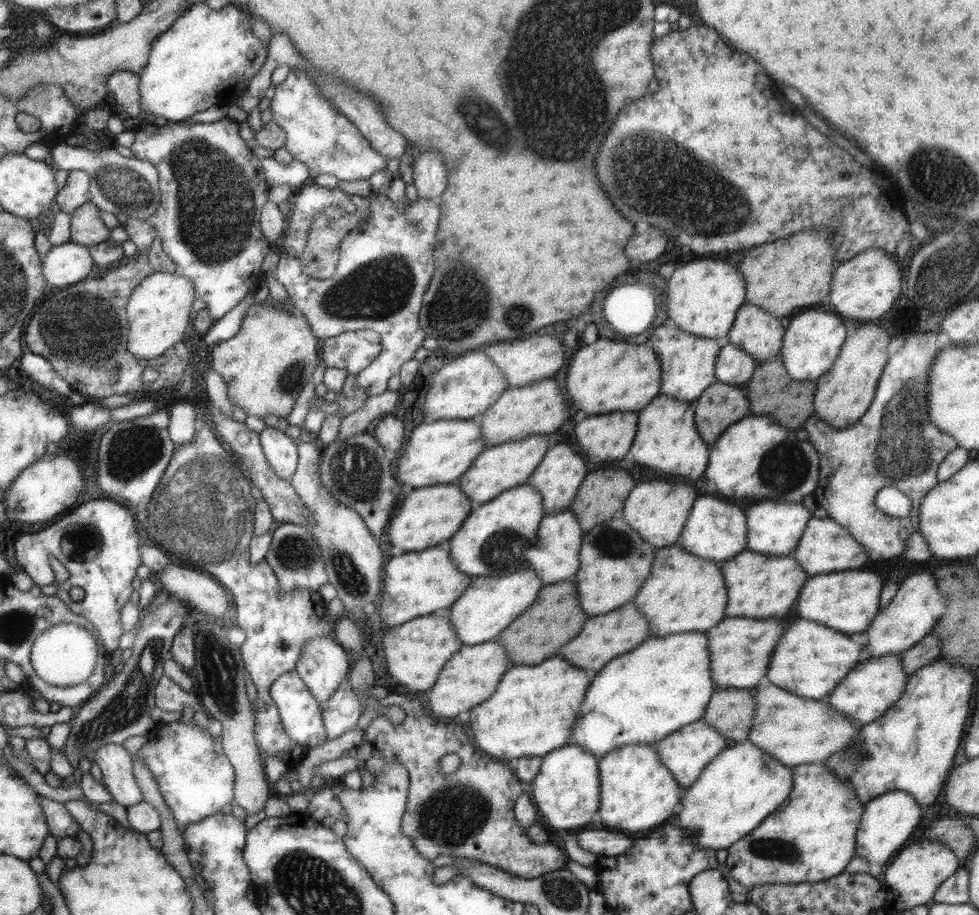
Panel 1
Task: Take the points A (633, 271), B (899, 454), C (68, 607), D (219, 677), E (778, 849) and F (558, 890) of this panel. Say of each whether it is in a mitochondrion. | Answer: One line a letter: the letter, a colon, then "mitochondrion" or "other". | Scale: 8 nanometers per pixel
A: other
B: mitochondrion
C: other
D: mitochondrion
E: mitochondrion
F: mitochondrion

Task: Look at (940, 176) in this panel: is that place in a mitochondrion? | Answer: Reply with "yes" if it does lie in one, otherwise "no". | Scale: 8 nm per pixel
yes

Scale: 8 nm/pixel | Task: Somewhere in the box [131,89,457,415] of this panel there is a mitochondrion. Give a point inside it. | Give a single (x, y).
(215, 209)

